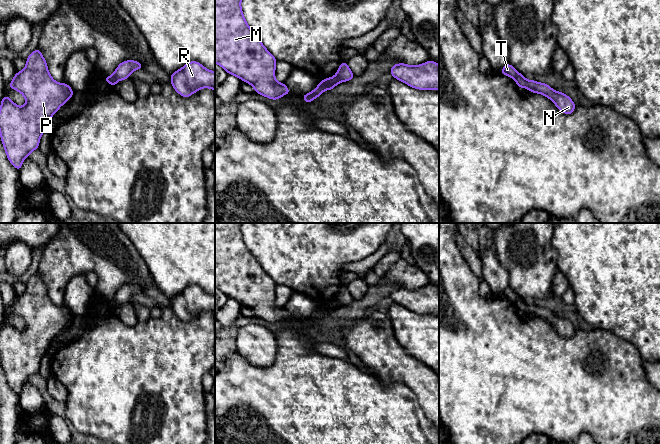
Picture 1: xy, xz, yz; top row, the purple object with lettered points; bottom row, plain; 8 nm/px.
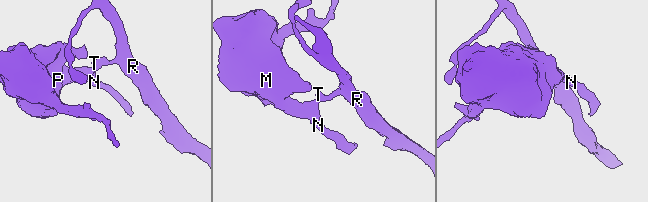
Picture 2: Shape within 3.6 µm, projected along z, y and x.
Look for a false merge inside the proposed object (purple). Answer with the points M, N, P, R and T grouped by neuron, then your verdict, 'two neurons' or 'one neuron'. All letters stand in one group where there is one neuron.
M N P / R T | two neurons

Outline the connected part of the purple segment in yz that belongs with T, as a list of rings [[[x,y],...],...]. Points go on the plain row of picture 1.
[[[510,287],[506,288],[500,296],[512,303],[515,303],[519,299],[519,296]]]

